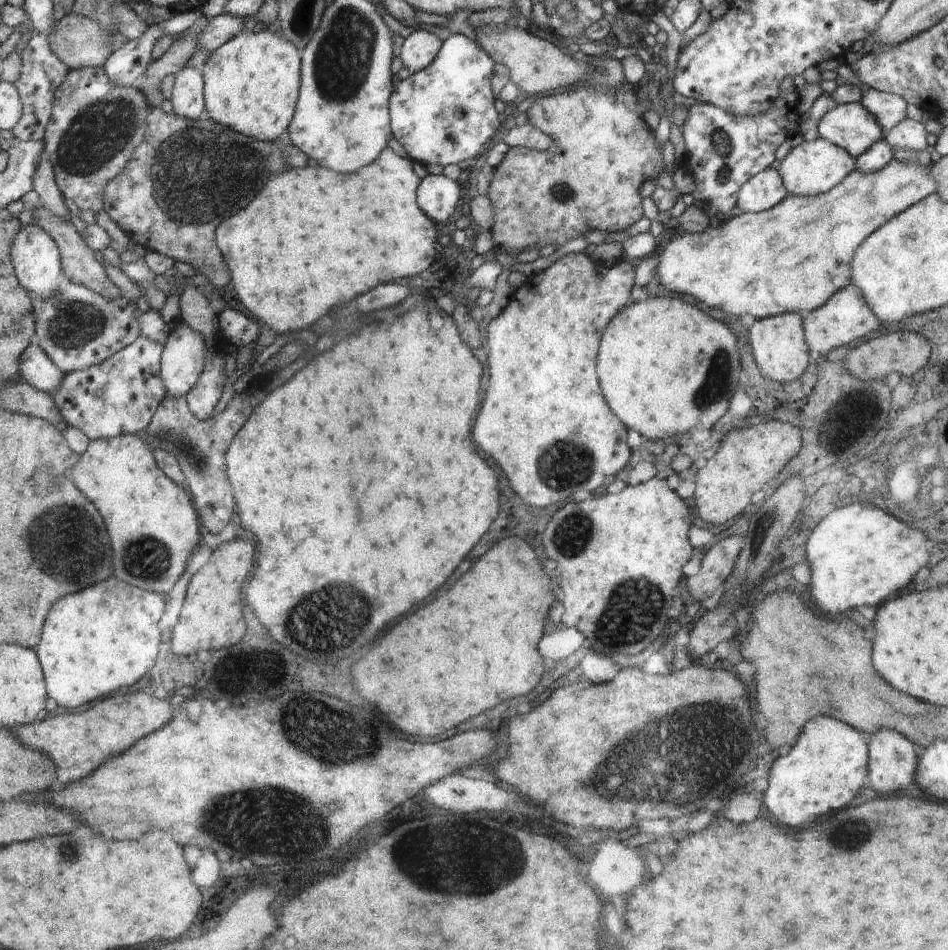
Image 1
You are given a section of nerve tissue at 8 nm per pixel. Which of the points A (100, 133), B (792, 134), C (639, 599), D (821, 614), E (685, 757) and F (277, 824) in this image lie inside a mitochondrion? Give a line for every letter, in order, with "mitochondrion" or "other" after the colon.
A: mitochondrion
B: other
C: mitochondrion
D: other
E: mitochondrion
F: mitochondrion

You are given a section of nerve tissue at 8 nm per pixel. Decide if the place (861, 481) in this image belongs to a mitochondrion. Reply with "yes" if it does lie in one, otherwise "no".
no

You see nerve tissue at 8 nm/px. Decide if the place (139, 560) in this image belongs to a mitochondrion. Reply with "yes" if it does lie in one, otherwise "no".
yes

